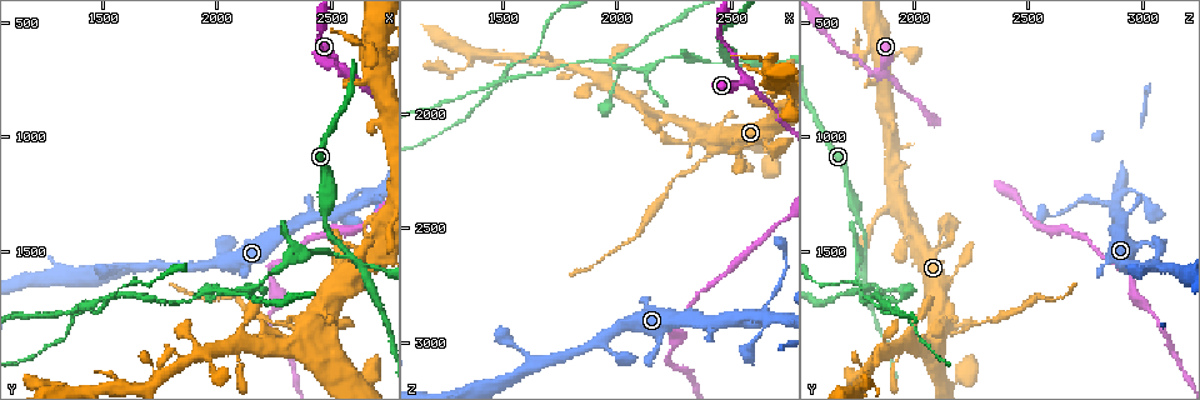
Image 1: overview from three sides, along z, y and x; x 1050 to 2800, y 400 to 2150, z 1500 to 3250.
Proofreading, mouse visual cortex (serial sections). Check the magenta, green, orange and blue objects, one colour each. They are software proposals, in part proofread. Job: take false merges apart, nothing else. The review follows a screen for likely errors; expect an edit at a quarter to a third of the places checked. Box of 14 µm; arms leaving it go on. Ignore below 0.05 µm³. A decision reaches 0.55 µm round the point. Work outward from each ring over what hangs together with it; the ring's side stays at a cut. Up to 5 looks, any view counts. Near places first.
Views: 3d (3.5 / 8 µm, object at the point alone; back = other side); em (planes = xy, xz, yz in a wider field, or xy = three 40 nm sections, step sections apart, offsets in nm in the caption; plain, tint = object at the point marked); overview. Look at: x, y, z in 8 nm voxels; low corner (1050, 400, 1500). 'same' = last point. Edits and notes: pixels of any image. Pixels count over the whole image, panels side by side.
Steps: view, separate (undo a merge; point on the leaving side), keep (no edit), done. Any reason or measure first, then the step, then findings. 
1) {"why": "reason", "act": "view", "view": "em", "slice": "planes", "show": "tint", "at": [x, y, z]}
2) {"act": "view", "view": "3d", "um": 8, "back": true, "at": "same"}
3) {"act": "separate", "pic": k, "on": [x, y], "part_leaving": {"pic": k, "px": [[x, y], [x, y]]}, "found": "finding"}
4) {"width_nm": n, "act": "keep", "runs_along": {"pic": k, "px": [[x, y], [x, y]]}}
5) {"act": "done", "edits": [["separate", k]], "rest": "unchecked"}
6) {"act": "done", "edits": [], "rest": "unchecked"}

{"act": "view", "view": "3d", "um": 8, "at": [2560, 690, 1870]}

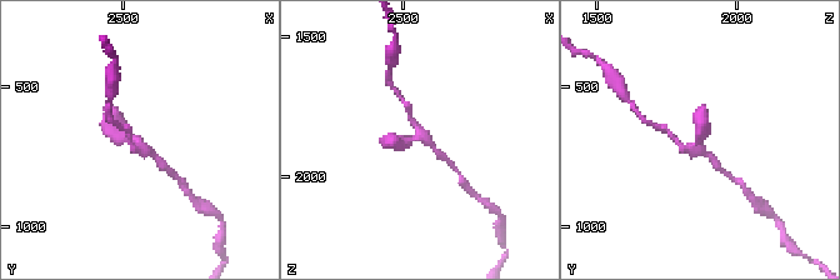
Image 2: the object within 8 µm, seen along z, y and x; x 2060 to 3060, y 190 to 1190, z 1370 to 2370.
{"why": "zoom in", "act": "view", "view": "3d", "um": 3.5, "at": [2560, 690, 1870]}

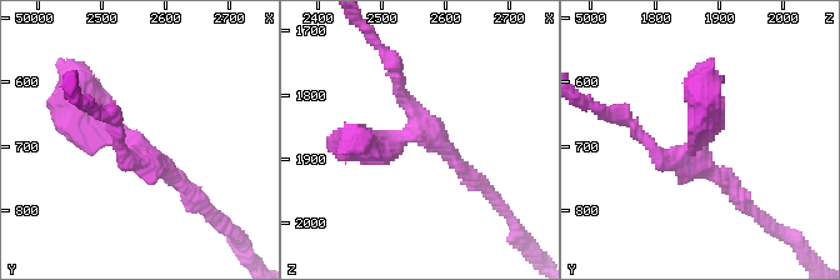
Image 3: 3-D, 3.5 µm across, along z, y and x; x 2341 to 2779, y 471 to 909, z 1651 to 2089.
{"arms": 3, "arm_widths_nm": [150, 200, 400], "act": "view", "view": "em", "slice": "planes", "show": "tint", "at": [2550, 695, 1860]}

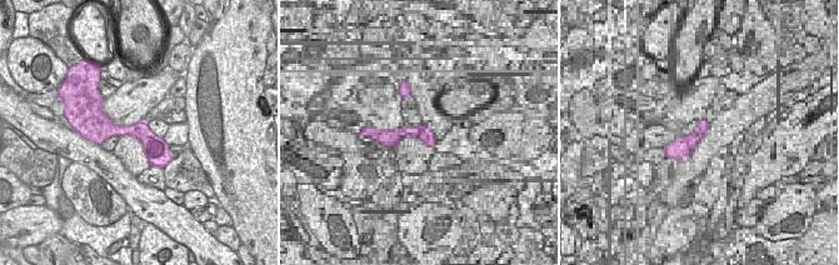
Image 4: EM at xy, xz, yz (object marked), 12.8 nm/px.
{"act": "keep", "found": "all the same cell"}

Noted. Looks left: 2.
{"why": "three arms meet", "act": "view", "view": "3d", "um": 3.5, "at": [2580, 1520, 1780]}

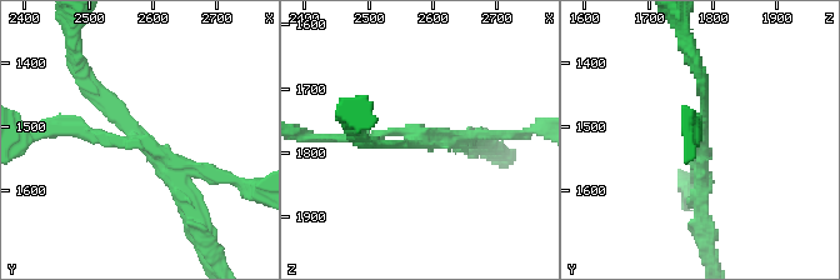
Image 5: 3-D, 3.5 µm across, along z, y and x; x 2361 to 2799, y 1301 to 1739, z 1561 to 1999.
{"arms": 3, "arm_widths_nm": [150, 150, 250], "why": "now the EM", "act": "view", "view": "em", "slice": "xy", "step": 5, "show": "tint", "at": [2580, 1520, 1780]}

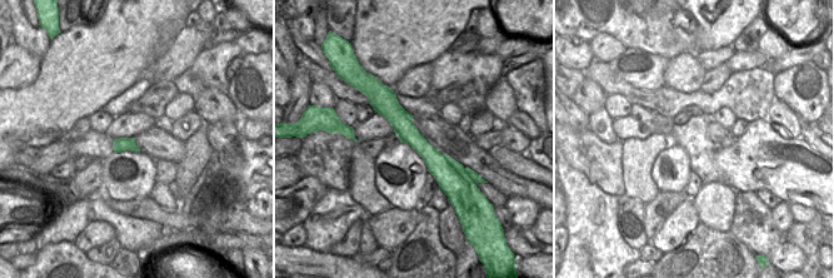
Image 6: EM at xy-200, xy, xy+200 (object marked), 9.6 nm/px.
{"width_nm": 220, "act": "separate", "pic": 5, "on": [83, 134], "border": {"pic": 6, "px": [[445, 155], [433, 162], [428, 169]]}, "found": "a second cell is stuck on"}

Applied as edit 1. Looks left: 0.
{"act": "done", "edits": [["separate", 5]], "rest": "unchecked"}

